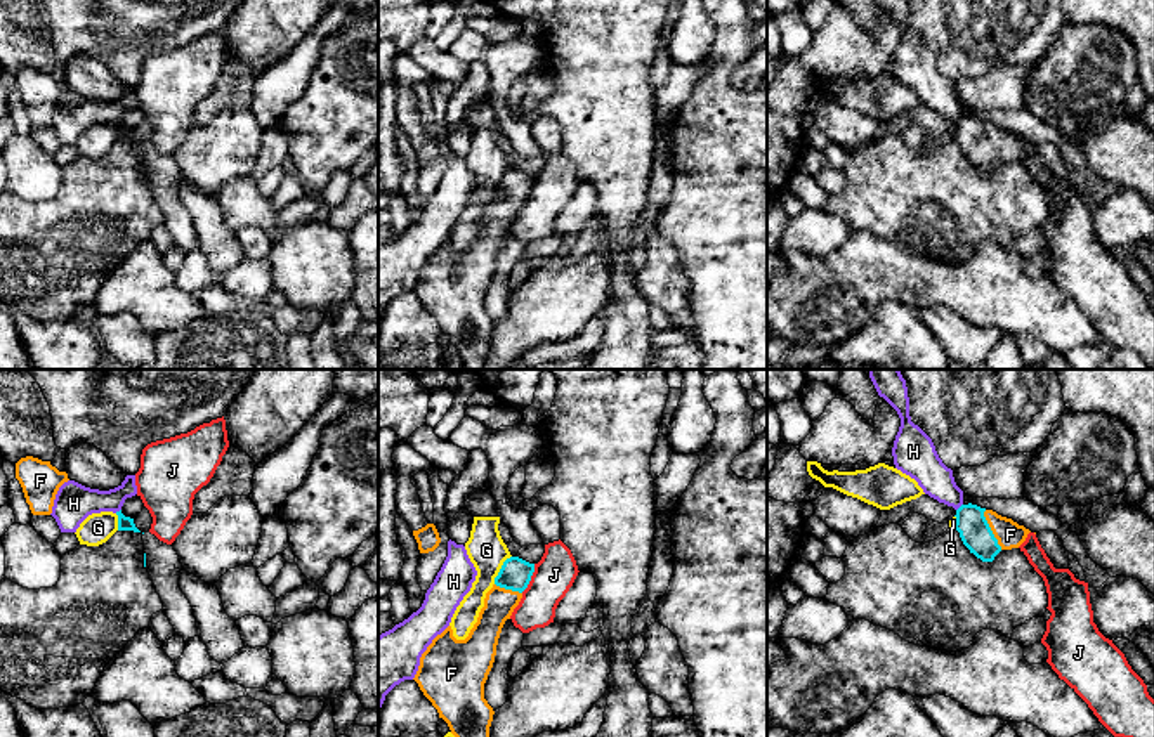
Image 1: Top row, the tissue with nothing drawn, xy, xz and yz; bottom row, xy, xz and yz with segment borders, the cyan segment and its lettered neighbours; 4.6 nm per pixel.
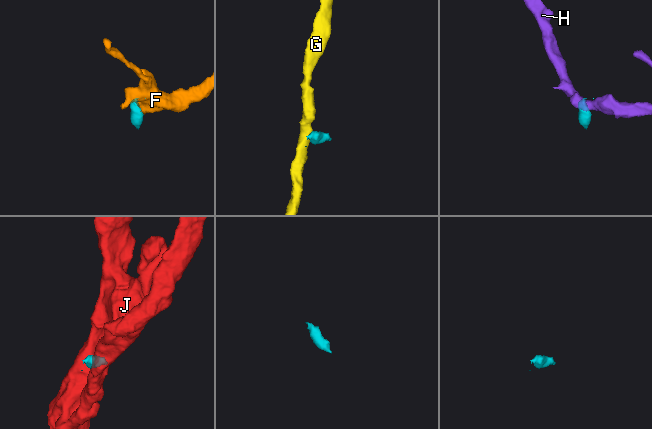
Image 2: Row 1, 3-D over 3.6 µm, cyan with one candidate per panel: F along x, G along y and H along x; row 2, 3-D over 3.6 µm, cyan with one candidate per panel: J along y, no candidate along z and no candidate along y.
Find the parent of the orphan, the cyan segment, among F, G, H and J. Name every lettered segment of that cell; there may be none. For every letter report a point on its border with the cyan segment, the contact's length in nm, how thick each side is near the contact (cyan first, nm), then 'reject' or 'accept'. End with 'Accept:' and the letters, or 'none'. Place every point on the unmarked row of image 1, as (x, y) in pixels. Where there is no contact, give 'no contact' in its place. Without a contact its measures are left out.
F: yz (990, 141) | 200 nm | 140/120 nm | accept
G: xz (500, 181) | 160 nm | 140/180 nm | reject
H: yz (960, 118) | 50 nm | 140/160 nm | reject
J: xz (530, 189) | 150 nm | 140/190 nm | reject
Accept: F

